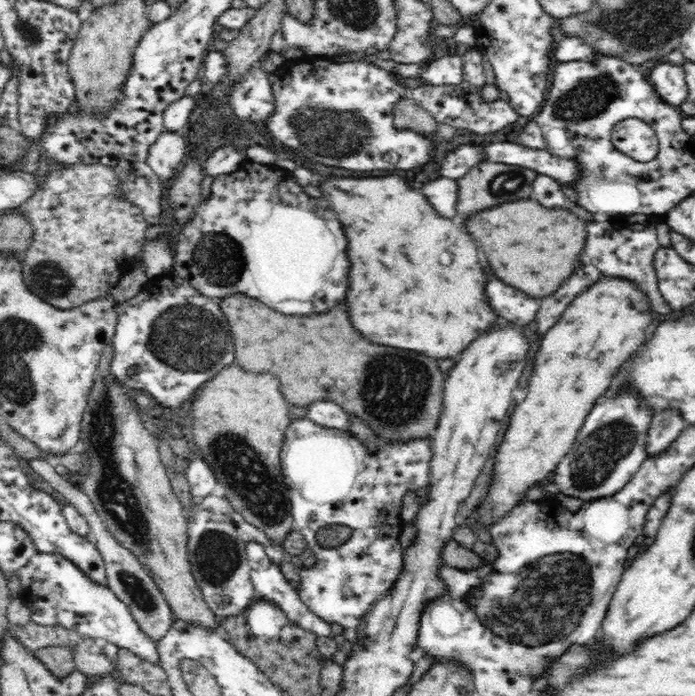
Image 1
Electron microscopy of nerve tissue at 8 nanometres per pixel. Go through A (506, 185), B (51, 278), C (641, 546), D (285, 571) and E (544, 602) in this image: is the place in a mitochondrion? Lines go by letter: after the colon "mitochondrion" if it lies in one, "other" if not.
A: mitochondrion
B: mitochondrion
C: other
D: other
E: mitochondrion

